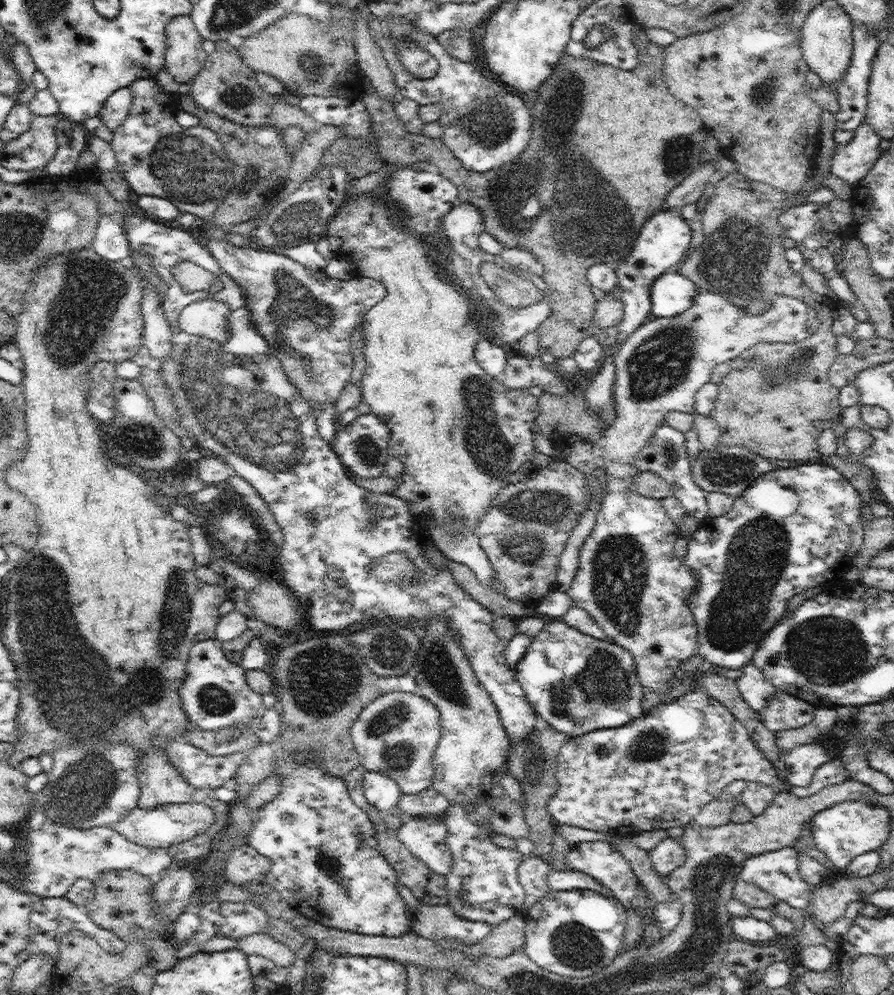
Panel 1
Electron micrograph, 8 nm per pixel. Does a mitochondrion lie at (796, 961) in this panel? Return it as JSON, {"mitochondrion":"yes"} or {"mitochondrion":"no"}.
{"mitochondrion":"no"}

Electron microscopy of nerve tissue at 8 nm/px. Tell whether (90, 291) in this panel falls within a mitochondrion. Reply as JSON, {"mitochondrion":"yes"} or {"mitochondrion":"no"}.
{"mitochondrion":"yes"}

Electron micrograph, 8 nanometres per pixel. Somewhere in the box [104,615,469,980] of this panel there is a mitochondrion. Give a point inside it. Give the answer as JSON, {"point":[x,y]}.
{"point":[320,680]}

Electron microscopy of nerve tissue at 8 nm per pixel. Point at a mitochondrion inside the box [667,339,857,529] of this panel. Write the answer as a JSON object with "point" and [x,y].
{"point":[775,379]}

